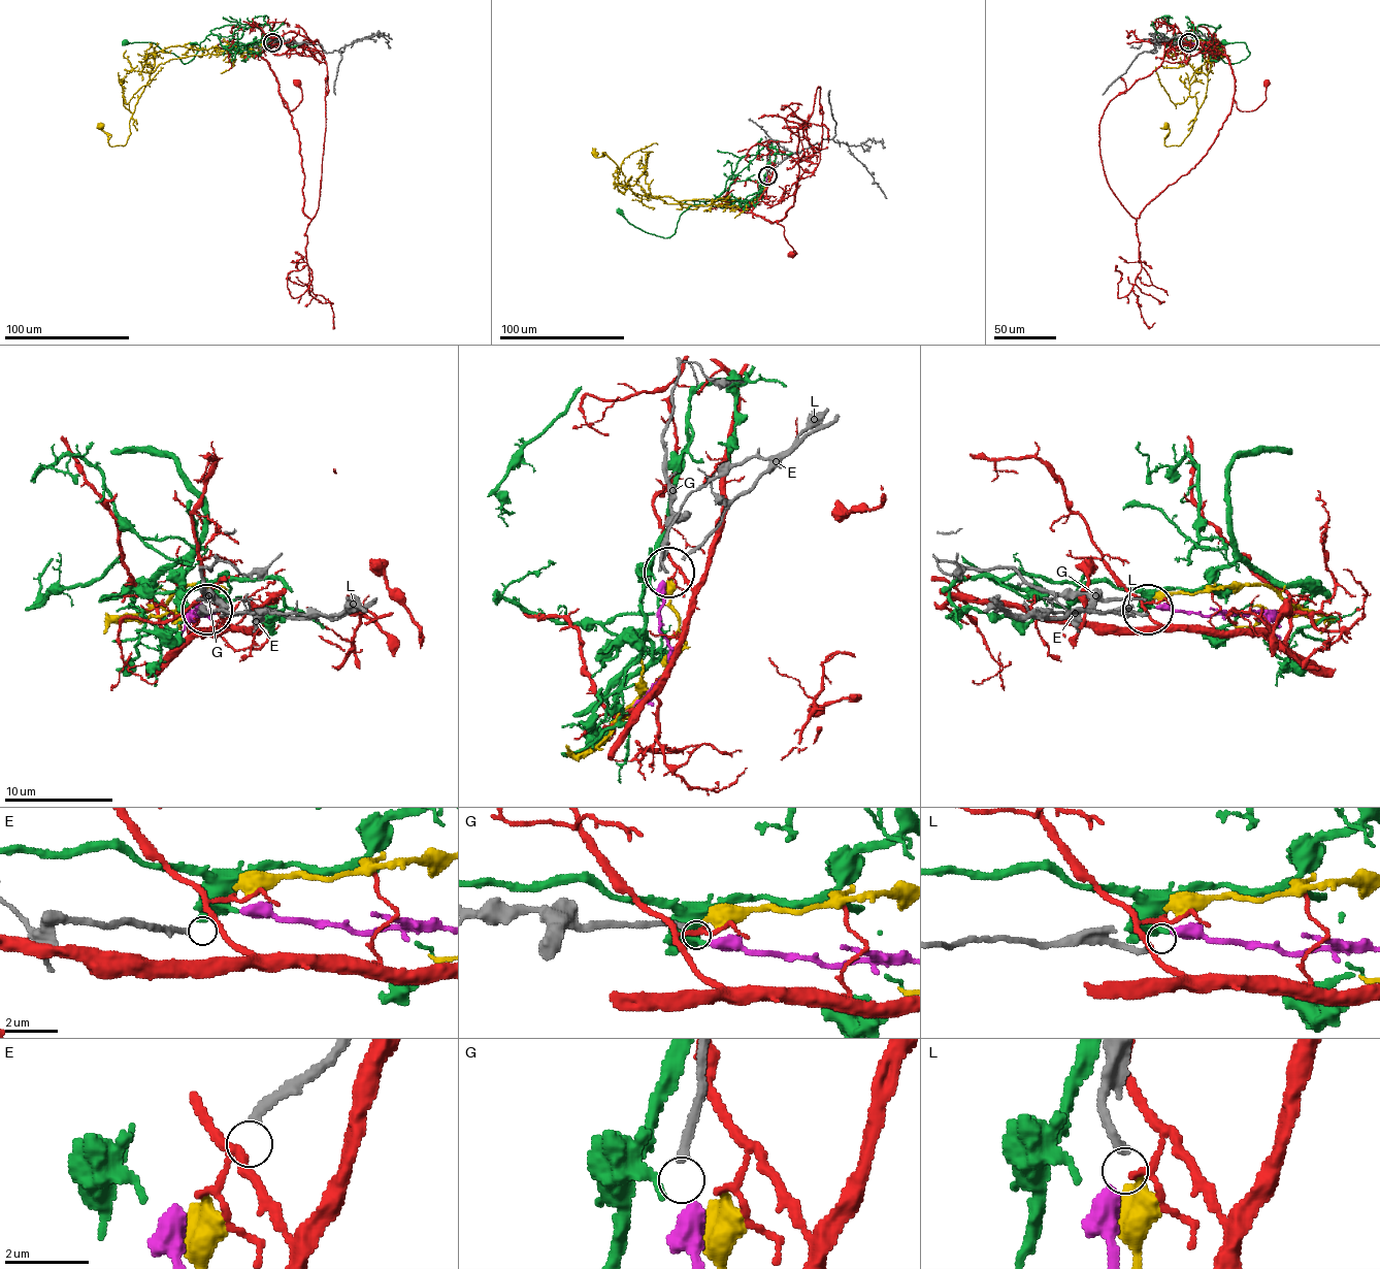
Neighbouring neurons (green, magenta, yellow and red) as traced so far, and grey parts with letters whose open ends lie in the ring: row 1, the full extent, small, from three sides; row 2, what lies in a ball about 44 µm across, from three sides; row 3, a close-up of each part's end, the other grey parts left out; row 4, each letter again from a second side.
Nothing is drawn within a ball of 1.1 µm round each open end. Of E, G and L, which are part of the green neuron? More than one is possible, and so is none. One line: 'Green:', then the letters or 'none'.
Green: none

